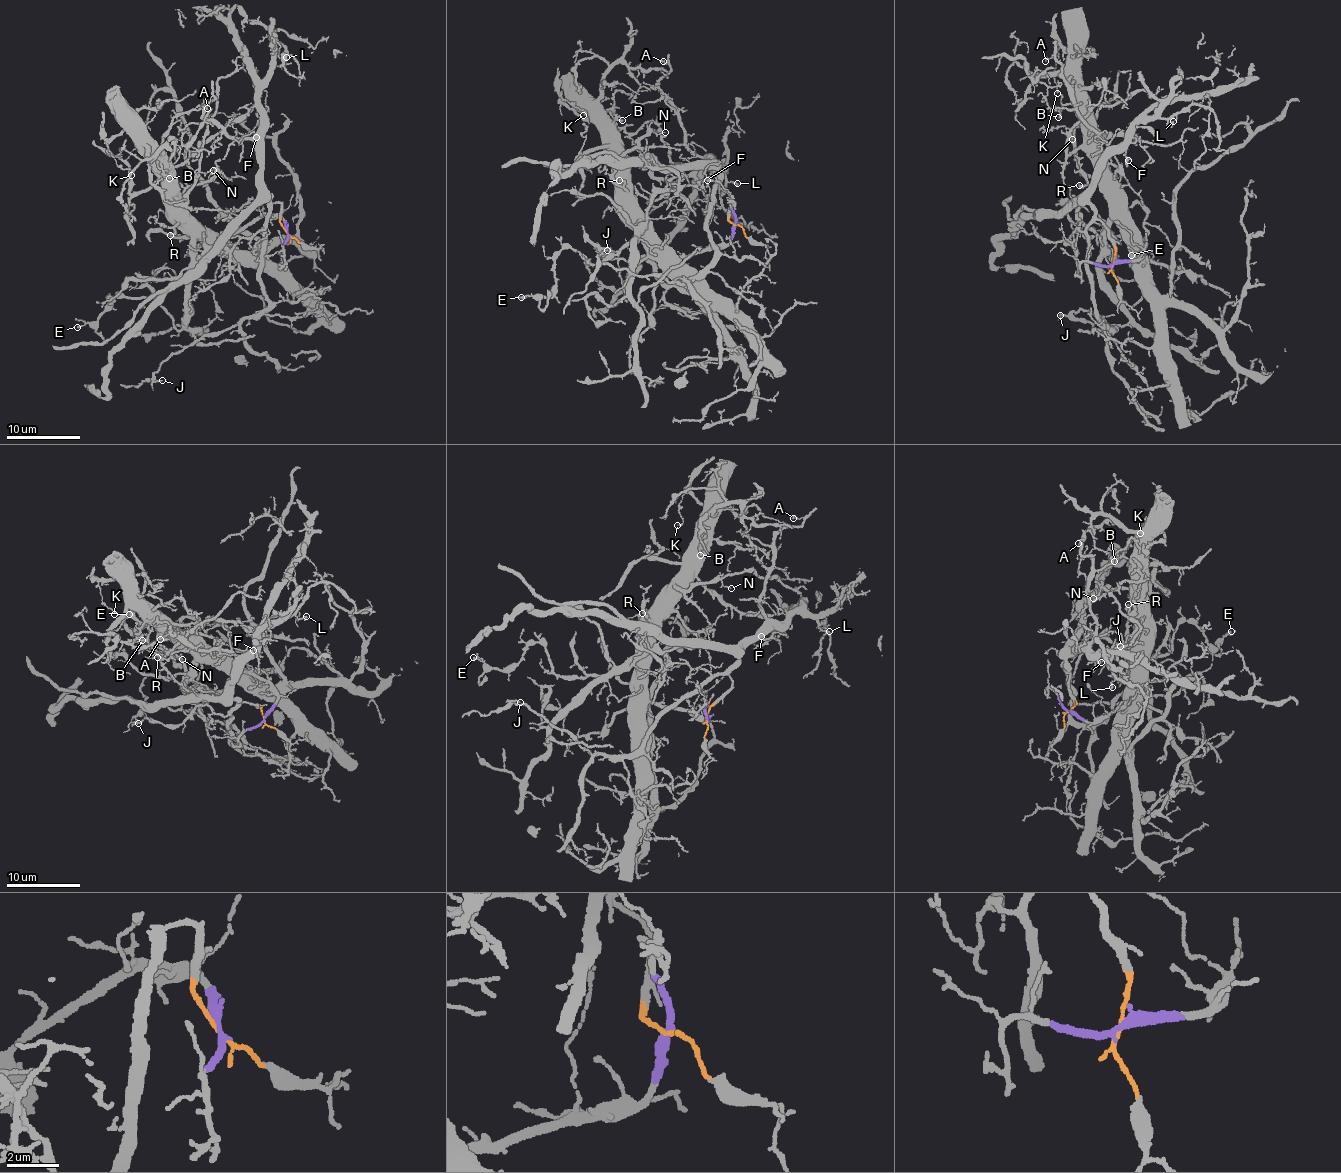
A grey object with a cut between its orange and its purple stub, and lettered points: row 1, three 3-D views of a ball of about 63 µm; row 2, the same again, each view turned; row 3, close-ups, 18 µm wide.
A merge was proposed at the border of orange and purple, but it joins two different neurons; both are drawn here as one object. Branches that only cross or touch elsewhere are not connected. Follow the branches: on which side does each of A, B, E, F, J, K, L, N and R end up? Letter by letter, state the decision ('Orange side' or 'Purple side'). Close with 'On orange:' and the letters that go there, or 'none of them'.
A: Orange side
B: Purple side
E: Purple side
F: Orange side
J: Orange side
K: Purple side
L: Orange side
N: Purple side
R: Purple side
On orange: A, F, J, L

